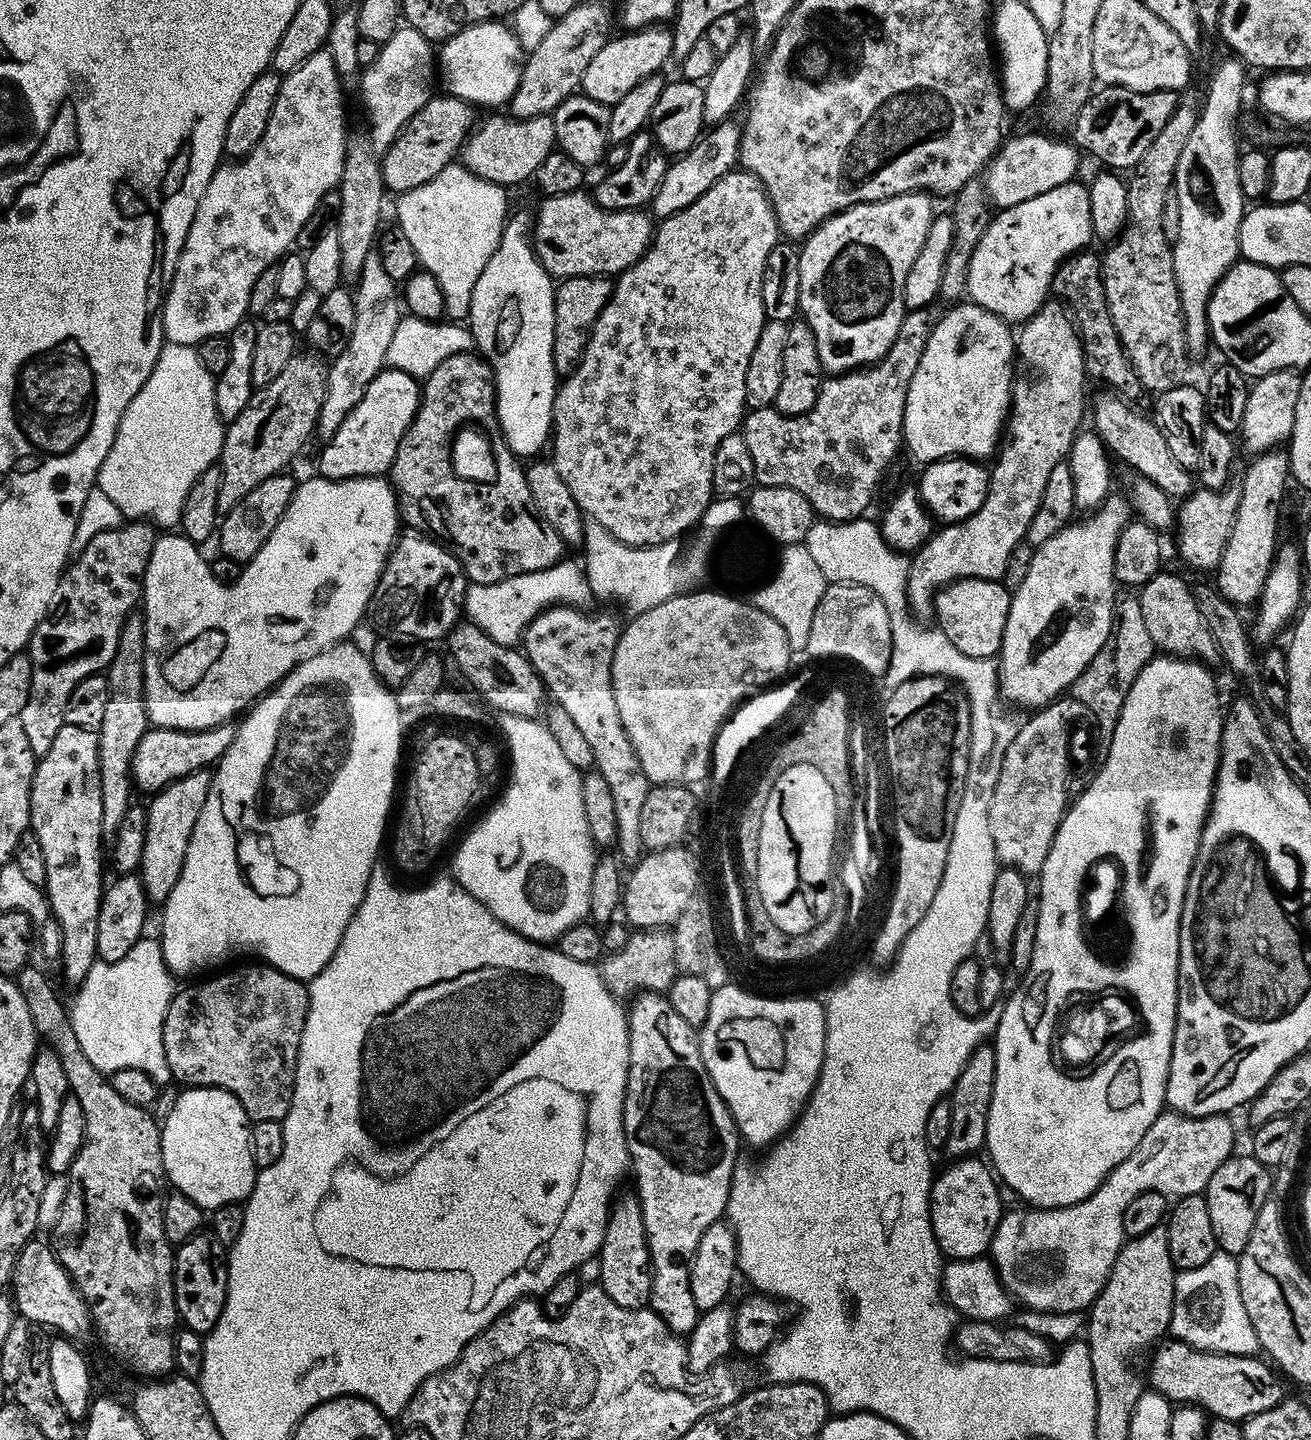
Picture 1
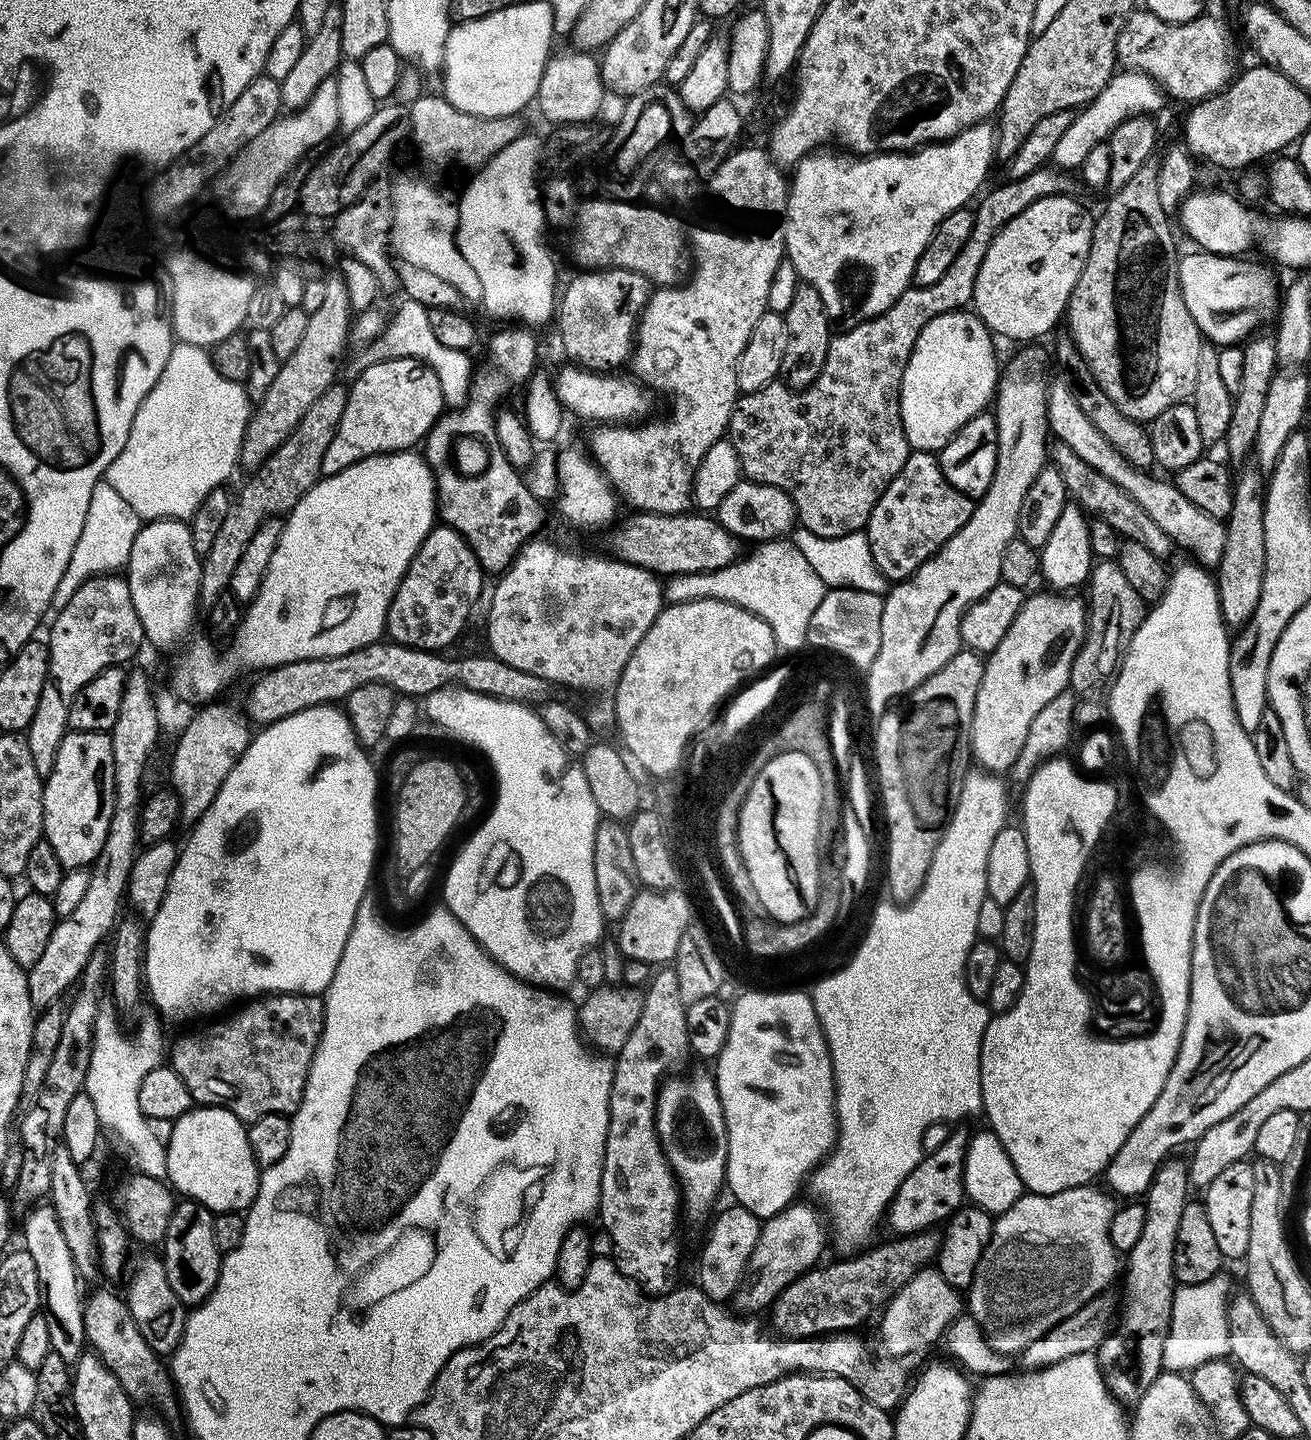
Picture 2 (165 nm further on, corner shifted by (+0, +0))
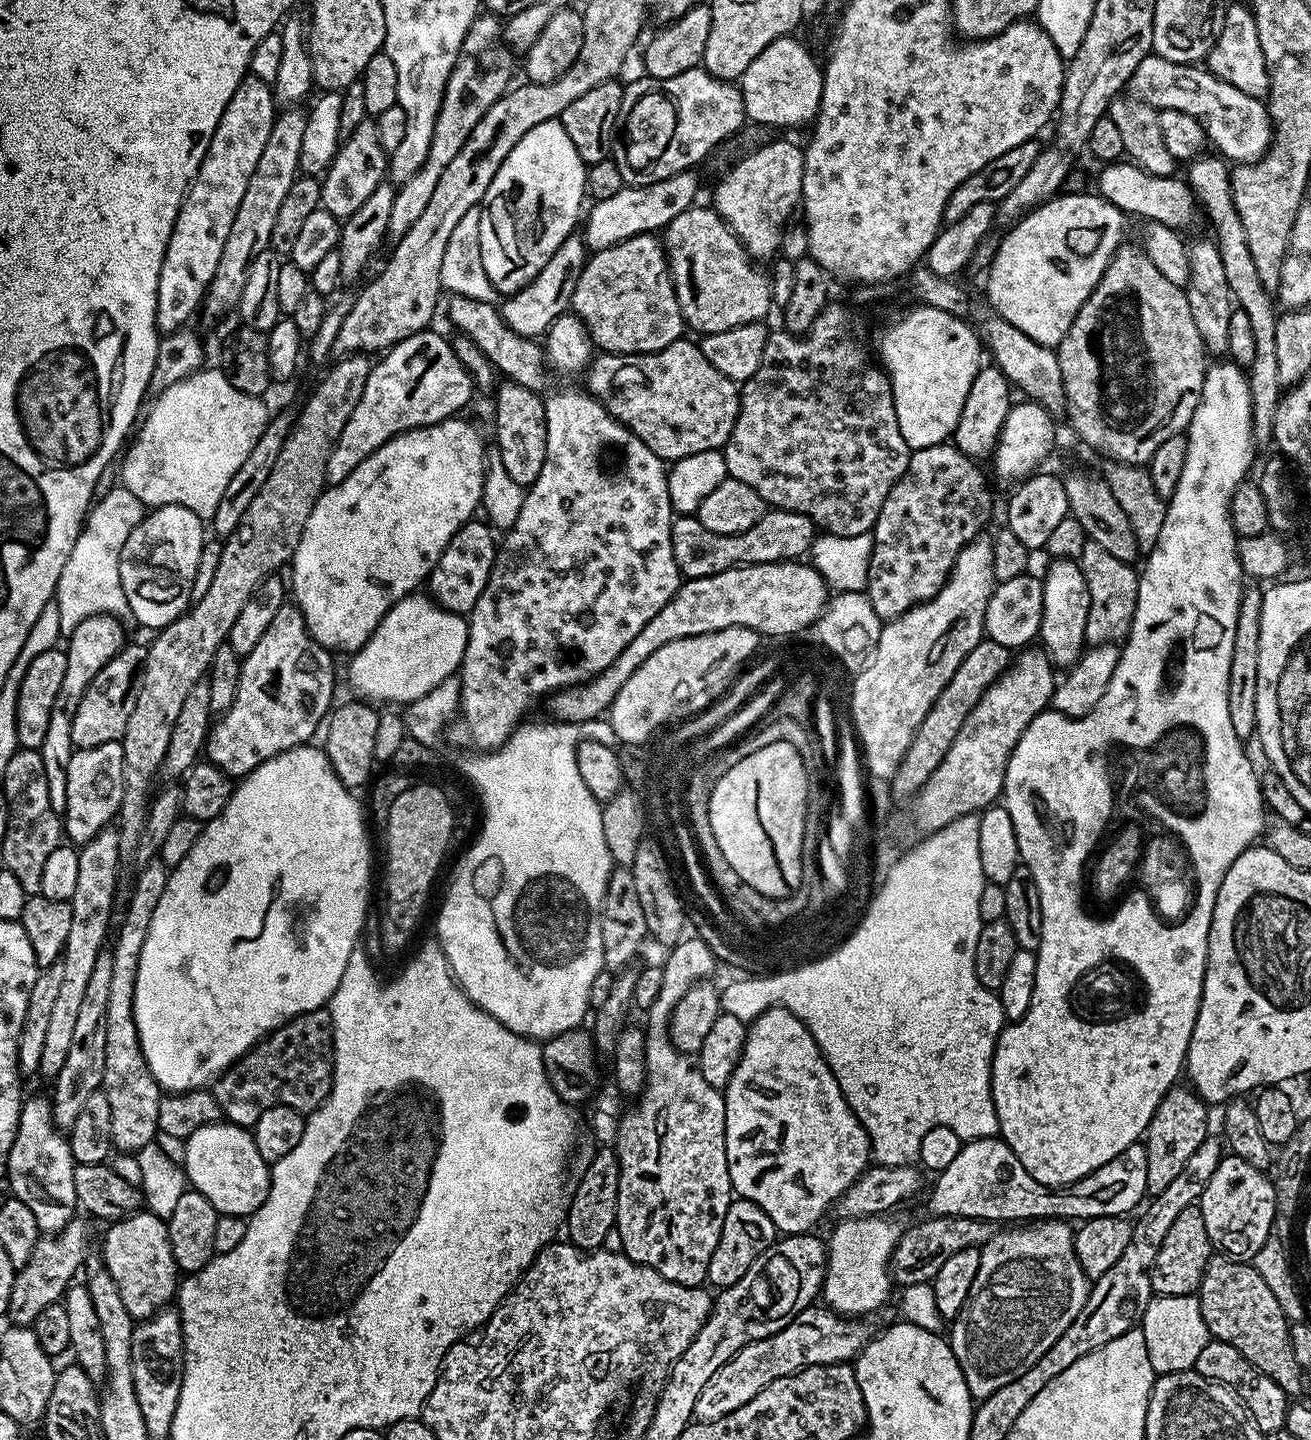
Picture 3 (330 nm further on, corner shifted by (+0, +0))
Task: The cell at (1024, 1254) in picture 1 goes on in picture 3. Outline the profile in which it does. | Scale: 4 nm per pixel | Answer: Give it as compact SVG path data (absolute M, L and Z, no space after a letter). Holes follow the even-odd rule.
M1063 1219L1045 1220L1031 1226L1008 1226L998 1230L980 1248L978 1274L974 1274L974 1286L970 1286L970 1294L966 1294L966 1302L962 1310L951 1321L952 1336L950 1343L952 1353L966 1378L966 1386L970 1390L973 1401L985 1400L994 1390L1006 1386L1006 1382L1014 1382L1062 1334L1066 1334L1066 1326L1078 1318L1082 1306L1088 1301L1090 1281L1088 1275L1076 1257L1076 1241L1074 1228Z

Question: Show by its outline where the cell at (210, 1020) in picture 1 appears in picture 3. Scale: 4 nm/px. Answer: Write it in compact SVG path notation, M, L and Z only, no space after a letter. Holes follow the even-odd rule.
M322 1007L294 1016L280 1028L269 1032L259 1044L255 1044L249 1052L216 1077L210 1091L227 1123L251 1130L265 1110L270 1110L270 1106L290 1106L305 1114L315 1112L331 1089L332 1013L327 1007Z

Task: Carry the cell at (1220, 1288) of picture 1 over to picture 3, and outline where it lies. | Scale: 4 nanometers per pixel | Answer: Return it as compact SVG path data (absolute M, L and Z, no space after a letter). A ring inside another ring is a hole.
M1153 1295L1144 1311L1142 1327L1146 1350L1150 1354L1150 1366L1157 1374L1195 1369L1198 1354L1202 1354L1202 1346L1206 1346L1210 1339L1208 1327L1202 1318L1202 1306L1195 1295Z

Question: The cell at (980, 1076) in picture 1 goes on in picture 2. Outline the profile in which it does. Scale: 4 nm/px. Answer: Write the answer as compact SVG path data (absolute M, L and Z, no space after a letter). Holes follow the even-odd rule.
M964 1126L949 1131L946 1142L938 1146L938 1150L921 1156L918 1166L902 1178L902 1186L894 1194L892 1203L888 1206L886 1221L889 1233L897 1237L913 1236L915 1232L927 1232L943 1225L955 1212L960 1211L965 1203L964 1195L964 1163L970 1132Z

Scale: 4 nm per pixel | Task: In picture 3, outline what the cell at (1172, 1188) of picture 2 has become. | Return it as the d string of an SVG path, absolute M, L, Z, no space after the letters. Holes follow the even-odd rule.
M1174 1086L1162 1098L1160 1105L1156 1107L1156 1112L1148 1123L1148 1130L1142 1137L1142 1143L1146 1150L1146 1186L1149 1197L1162 1194L1178 1174L1182 1174L1186 1167L1186 1161L1190 1159L1190 1154L1202 1146L1202 1142L1209 1139L1208 1132L1208 1112L1209 1105L1201 1100L1195 1090L1191 1087Z

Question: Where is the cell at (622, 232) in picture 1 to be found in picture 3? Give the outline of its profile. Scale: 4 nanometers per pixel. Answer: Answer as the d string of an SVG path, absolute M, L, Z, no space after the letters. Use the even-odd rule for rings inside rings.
M693 206L686 209L682 214L678 214L678 218L674 218L674 222L670 222L668 227L663 229L662 243L664 251L668 258L668 269L672 272L672 281L676 287L676 297L680 303L680 309L684 315L684 323L689 329L692 328L699 334L707 334L710 332L721 332L722 330L734 330L743 324L754 324L765 319L764 315L768 311L773 311L774 305L772 303L772 282L767 271L764 272L759 263L754 262L753 257L748 255L748 252L740 243L740 239L730 230L730 226L725 220L716 213L715 207L707 206L708 208L700 208L701 206Z

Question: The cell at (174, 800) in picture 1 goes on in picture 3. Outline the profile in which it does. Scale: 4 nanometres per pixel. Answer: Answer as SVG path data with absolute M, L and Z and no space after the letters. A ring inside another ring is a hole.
M286 602L282 610L274 614L266 634L262 634L254 650L250 650L250 654L246 654L240 661L238 694L234 694L234 702L230 702L230 706L208 730L207 763L213 764L230 778L243 778L262 762L309 743L313 739L311 736L321 731L334 704L332 691L336 688L336 668L332 665L332 659L334 656L329 649L314 642L304 615L295 603Z

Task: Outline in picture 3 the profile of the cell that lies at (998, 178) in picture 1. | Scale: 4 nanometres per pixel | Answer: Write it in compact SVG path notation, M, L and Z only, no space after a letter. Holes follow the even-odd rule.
M1149 54L1138 62L1138 70L1134 70L1130 81L1130 92L1159 112L1182 110L1194 117L1202 124L1211 145L1213 142L1216 150L1233 163L1260 160L1272 143L1274 129L1267 105L1257 96L1240 92L1238 86L1218 78L1207 67L1170 62L1170 58Z

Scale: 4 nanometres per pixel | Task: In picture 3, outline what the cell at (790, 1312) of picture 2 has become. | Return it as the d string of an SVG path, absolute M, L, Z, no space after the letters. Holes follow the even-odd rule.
M932 1216L921 1224L908 1224L900 1235L898 1246L892 1255L890 1271L897 1285L927 1284L936 1277L946 1258L958 1254L958 1250L980 1248L998 1231L995 1220L970 1218L969 1216Z

